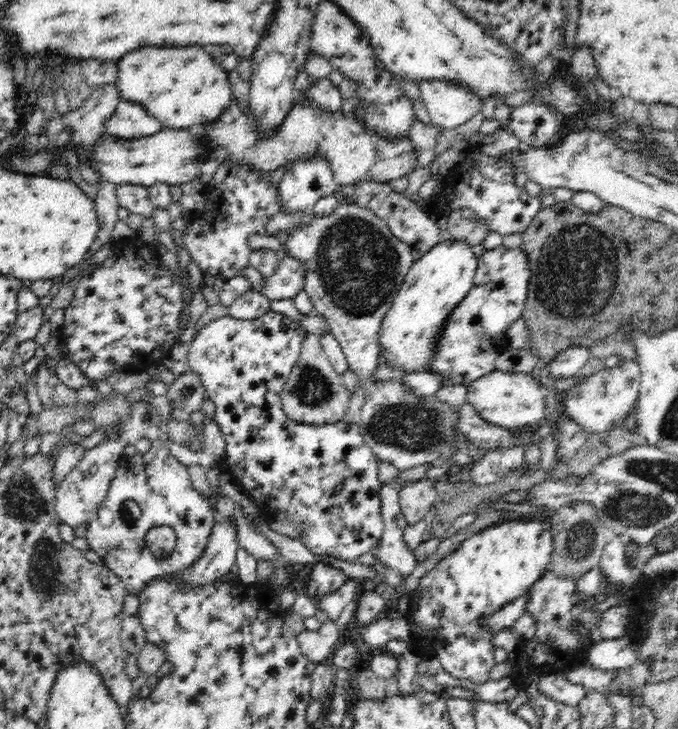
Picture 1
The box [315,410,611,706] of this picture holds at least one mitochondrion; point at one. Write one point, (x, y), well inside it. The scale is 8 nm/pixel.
(582, 539)

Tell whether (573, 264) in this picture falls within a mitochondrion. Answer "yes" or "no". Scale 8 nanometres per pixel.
yes

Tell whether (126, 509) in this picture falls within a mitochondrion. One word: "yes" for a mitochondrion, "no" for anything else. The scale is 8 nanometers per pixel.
yes

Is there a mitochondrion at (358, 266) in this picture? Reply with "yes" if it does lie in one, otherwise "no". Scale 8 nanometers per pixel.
yes

